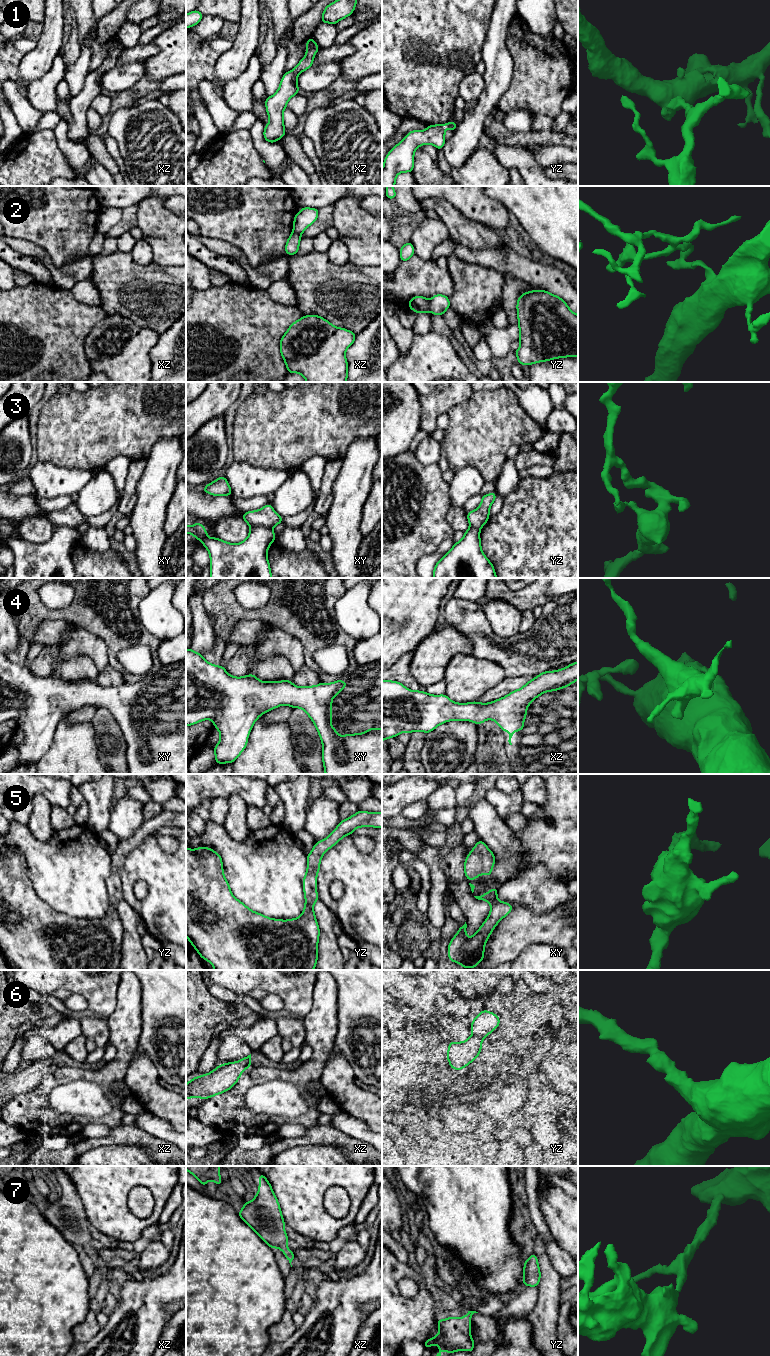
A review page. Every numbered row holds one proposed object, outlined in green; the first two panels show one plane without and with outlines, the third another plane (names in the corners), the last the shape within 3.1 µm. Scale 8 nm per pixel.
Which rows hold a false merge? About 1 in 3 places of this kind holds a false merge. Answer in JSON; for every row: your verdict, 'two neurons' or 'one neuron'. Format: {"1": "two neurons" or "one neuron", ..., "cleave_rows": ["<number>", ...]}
{"1": "one neuron", "2": "two neurons", "3": "two neurons", "4": "one neuron", "5": "one neuron", "6": "one neuron", "7": "one neuron", "cleave_rows": ["2", "3"]}

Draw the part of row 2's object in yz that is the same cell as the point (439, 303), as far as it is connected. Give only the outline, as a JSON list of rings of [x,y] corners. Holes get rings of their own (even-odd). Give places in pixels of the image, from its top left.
[[[436,294],[430,299],[429,312],[438,316],[443,316],[443,313],[450,308],[450,300],[447,296]]]

